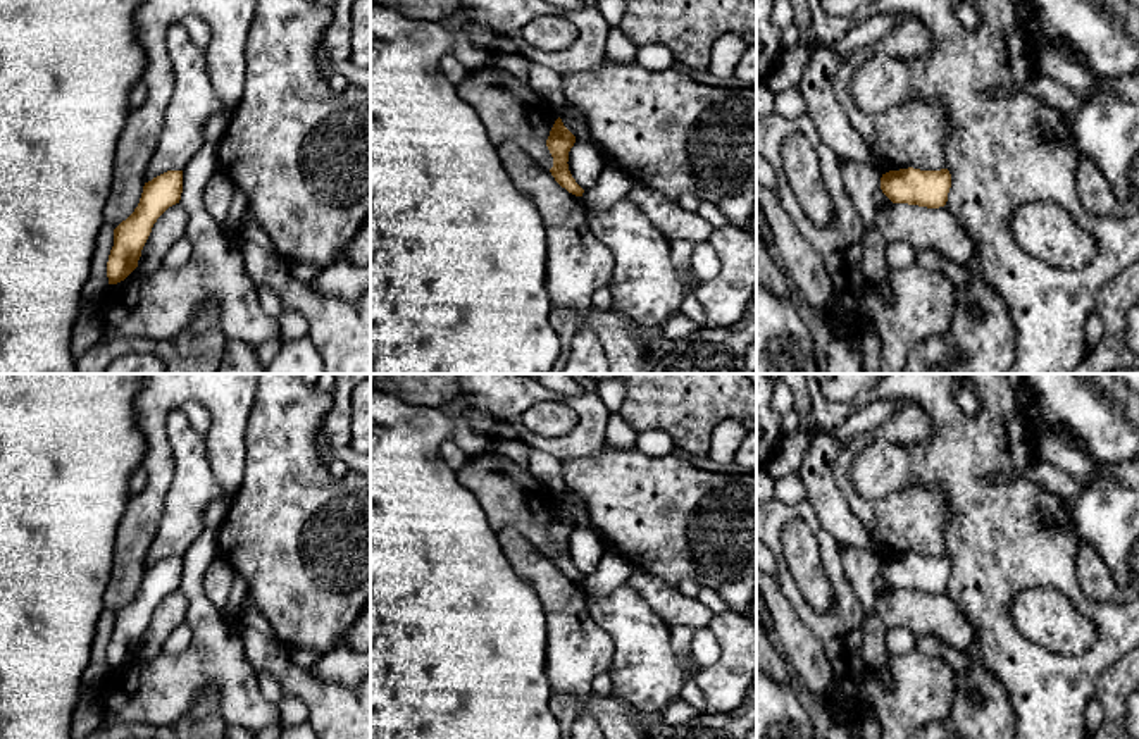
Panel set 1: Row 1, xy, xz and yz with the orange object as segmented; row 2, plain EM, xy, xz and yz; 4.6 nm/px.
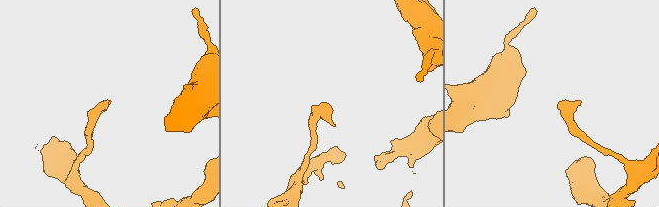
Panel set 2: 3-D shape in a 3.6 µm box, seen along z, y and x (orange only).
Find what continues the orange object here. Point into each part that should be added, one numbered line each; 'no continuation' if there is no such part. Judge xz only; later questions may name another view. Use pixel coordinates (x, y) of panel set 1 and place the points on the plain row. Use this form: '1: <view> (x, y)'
no continuation

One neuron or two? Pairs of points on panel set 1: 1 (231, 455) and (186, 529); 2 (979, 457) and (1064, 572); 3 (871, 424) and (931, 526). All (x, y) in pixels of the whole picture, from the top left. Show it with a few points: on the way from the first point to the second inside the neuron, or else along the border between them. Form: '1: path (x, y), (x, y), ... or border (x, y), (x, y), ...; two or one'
1: border (207, 440), (207, 460), (223, 493); two
2: path (977, 486), (1034, 543); one
3: border (903, 403), (872, 433), (862, 433), (843, 441); two

